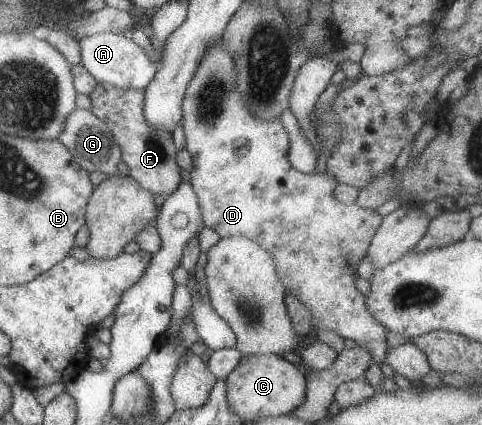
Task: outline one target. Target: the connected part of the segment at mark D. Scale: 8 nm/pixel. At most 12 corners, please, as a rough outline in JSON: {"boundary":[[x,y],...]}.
{"boundary":[[208,47],[182,99],[202,225],[273,258],[313,326],[381,365],[355,288],[382,216],[293,169],[232,55]]}

